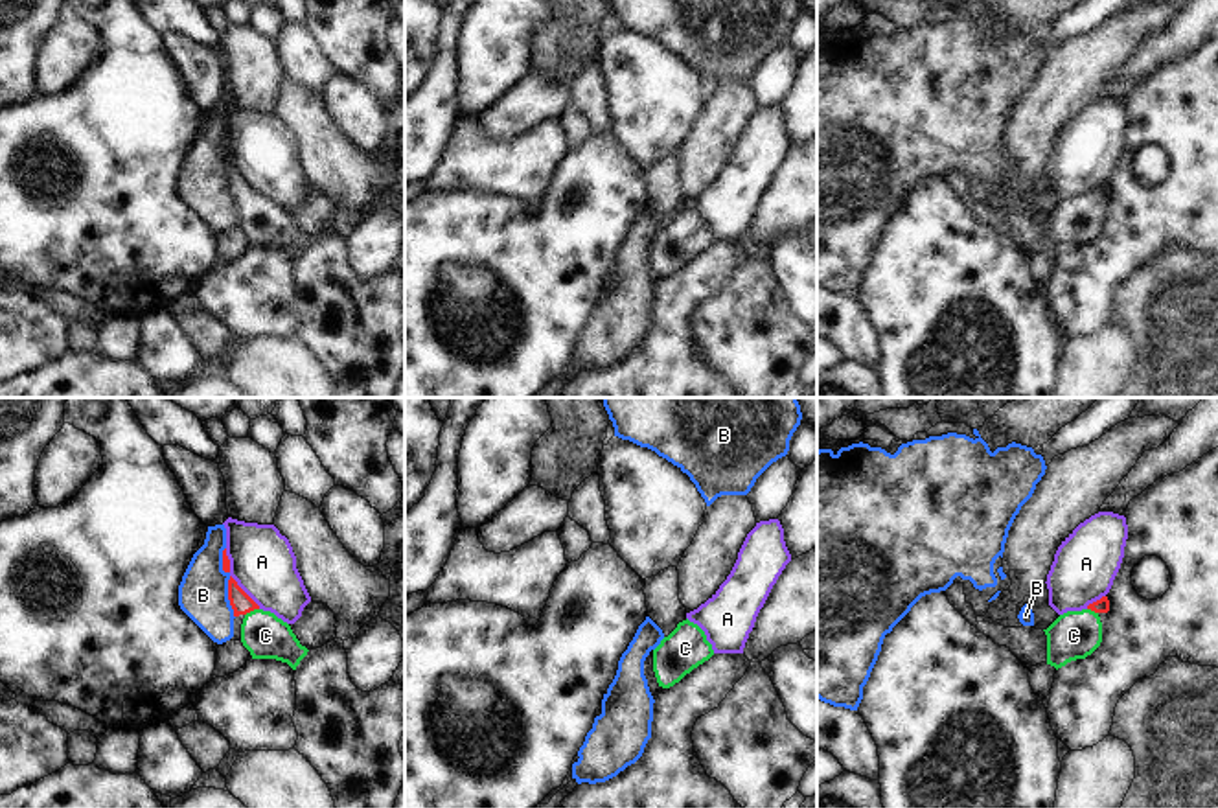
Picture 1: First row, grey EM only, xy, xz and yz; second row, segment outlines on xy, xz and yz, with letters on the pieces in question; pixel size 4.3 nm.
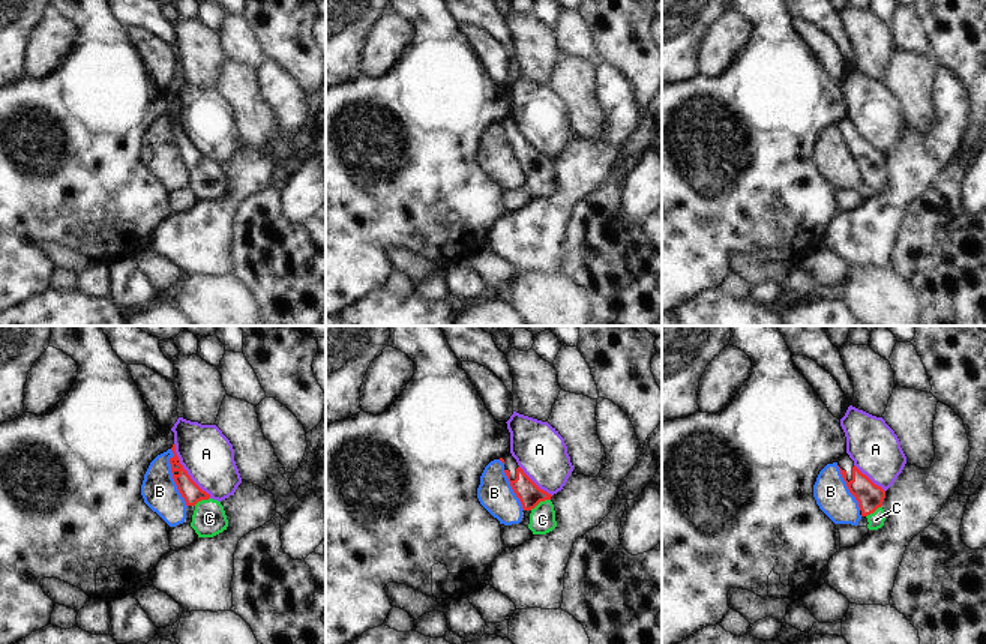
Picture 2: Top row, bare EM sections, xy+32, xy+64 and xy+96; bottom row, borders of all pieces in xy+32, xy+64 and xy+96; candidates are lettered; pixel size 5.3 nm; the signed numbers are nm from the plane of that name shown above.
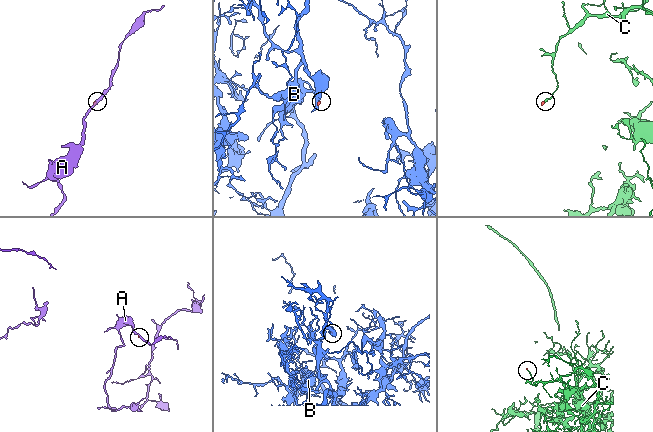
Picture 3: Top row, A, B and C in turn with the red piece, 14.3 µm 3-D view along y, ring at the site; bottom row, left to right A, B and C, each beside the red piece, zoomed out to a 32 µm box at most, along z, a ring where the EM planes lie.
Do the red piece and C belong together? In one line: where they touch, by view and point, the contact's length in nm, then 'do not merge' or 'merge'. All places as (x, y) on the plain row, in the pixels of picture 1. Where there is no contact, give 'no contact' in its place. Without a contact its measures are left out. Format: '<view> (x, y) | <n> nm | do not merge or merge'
xy (251, 197) | 70 nm | merge

